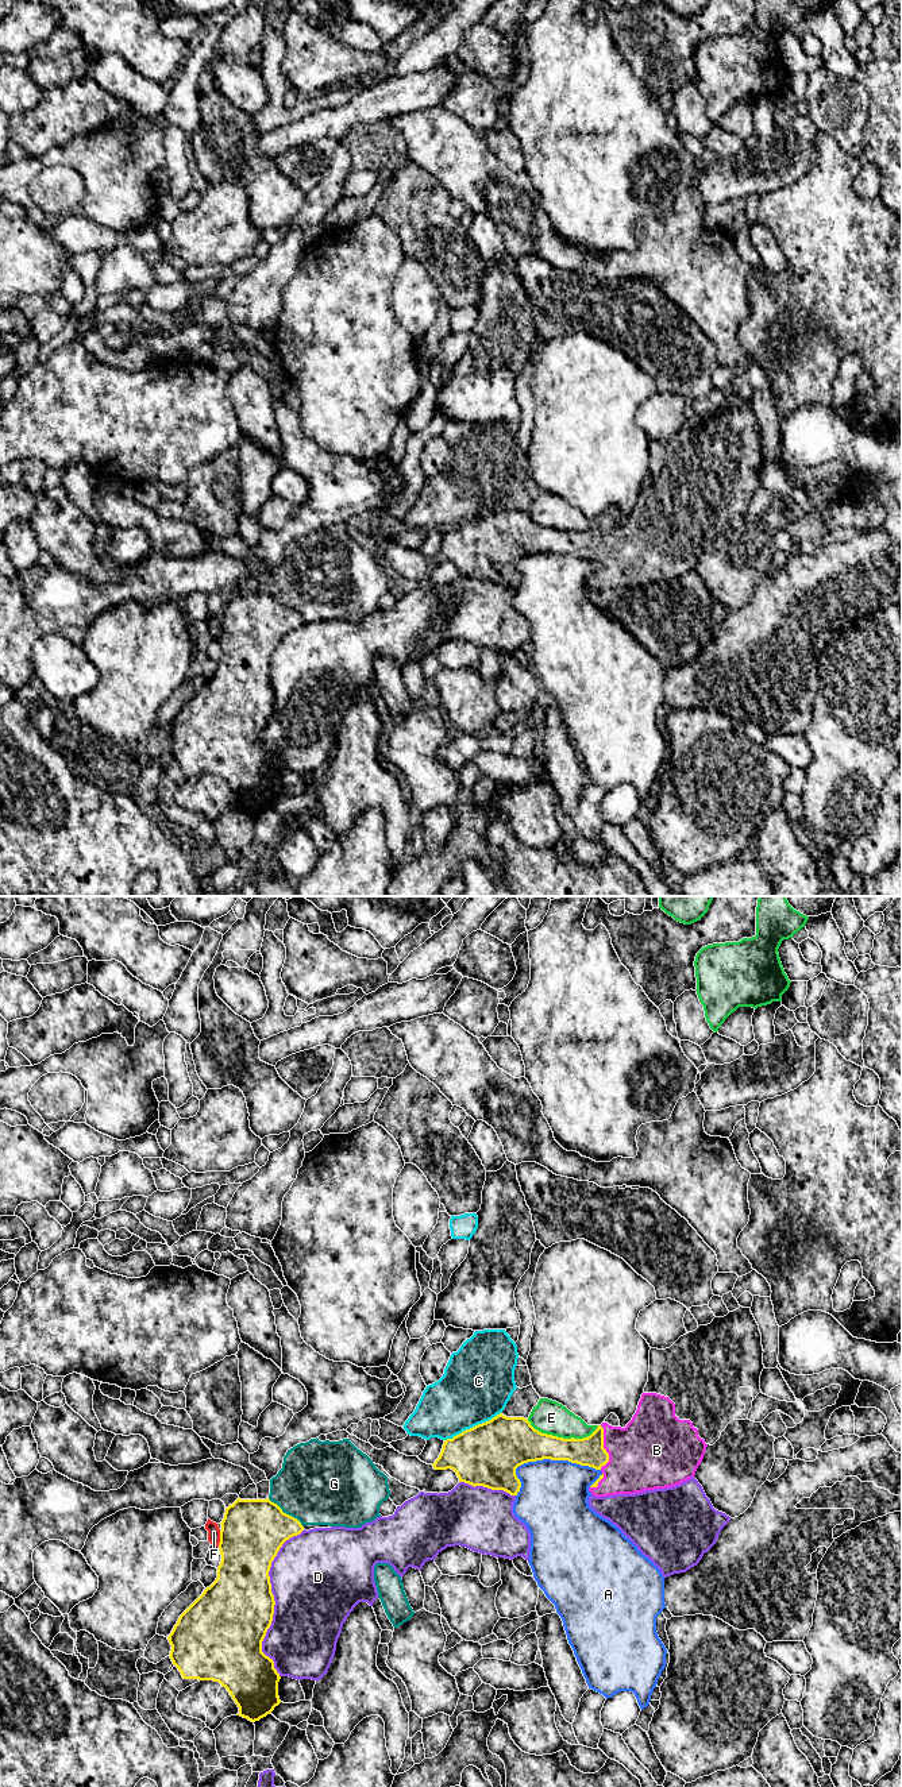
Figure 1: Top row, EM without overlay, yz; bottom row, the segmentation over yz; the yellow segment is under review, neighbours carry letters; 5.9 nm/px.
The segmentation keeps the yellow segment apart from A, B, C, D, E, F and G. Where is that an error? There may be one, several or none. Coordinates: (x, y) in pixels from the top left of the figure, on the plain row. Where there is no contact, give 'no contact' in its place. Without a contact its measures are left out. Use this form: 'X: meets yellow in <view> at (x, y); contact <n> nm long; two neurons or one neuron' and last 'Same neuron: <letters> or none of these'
A: meets yellow in yz at (544, 551); contact 550 nm long; two neurons
B: meets yellow in yz at (602, 540); contact 260 nm long; one neuron
C: meets yellow in yz at (473, 520); contact 380 nm long; two neurons
D: meets yellow in yz at (273, 693); contact 900 nm long; two neurons
E: meets yellow in yz at (562, 531); contact 440 nm long; two neurons
F: meets yellow in yz at (220, 632); contact 100 nm long; two neurons
G: meets yellow in yz at (285, 606); contact 280 nm long; two neurons
Same neuron: B

